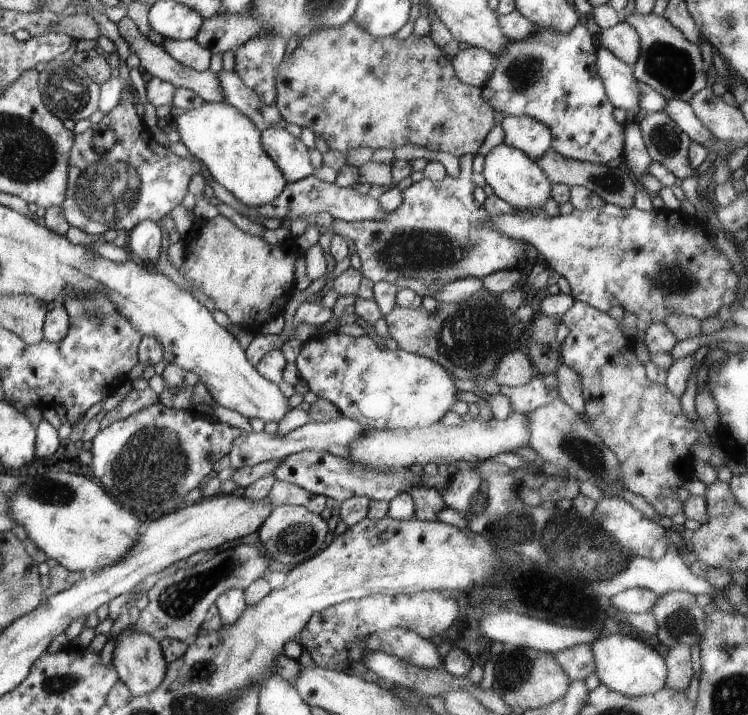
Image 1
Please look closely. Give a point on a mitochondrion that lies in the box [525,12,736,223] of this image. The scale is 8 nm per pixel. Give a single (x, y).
(677, 70)

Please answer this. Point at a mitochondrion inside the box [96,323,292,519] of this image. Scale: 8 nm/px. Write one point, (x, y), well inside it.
(153, 464)

